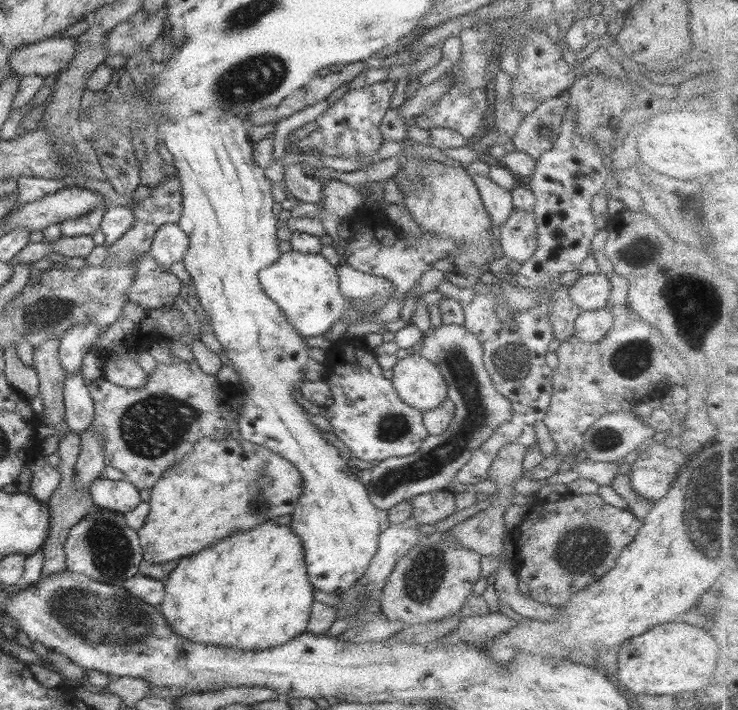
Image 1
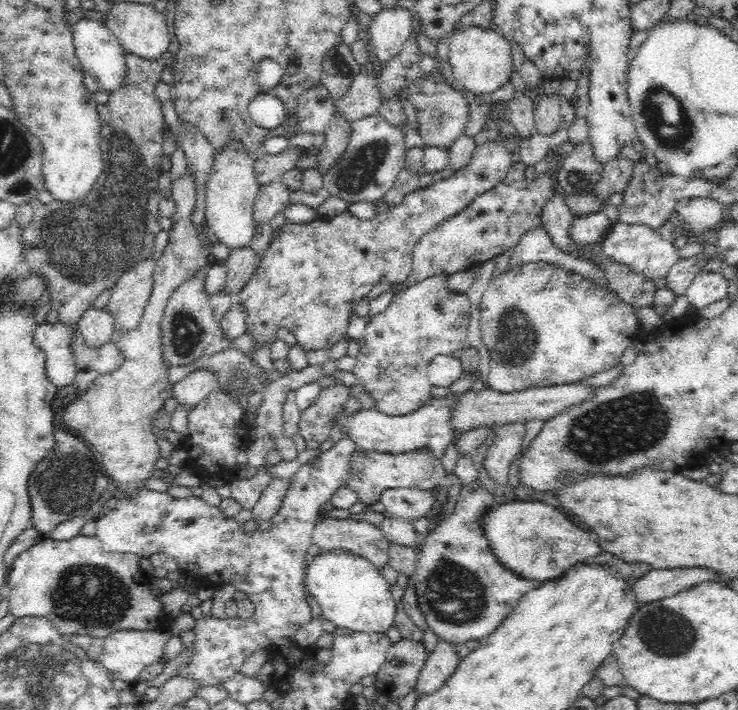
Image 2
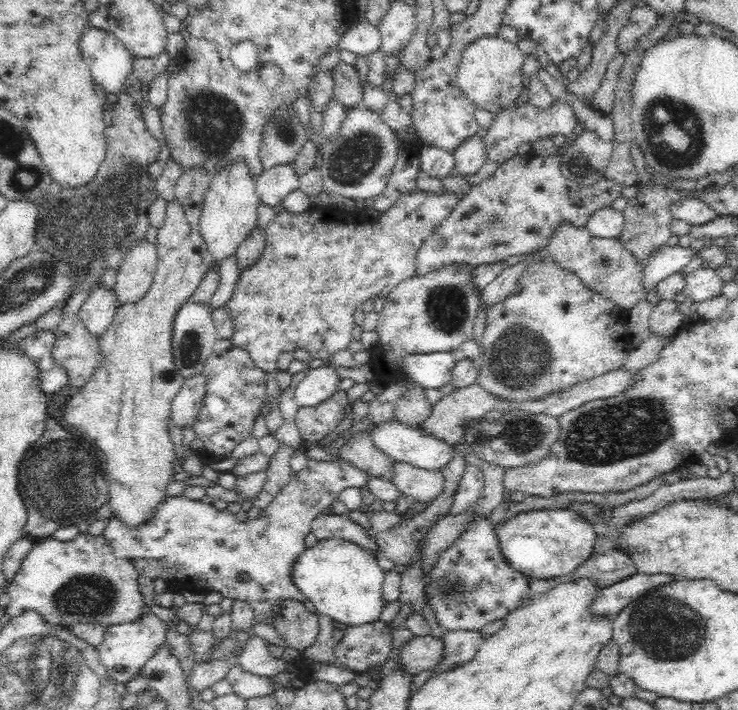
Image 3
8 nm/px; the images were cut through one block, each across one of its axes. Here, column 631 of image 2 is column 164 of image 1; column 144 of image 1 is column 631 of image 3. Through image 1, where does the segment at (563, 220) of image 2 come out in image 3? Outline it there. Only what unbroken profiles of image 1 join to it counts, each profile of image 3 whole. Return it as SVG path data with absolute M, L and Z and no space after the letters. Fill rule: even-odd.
M561 222L552 231L549 244L544 247L560 267L572 271L584 286L600 293L616 303L621 309L630 309L638 302L646 301L646 289L643 285L643 270L636 257L624 248L615 238L595 238L584 227L574 227L572 223ZM616 264L616 270L606 273L608 266Z

